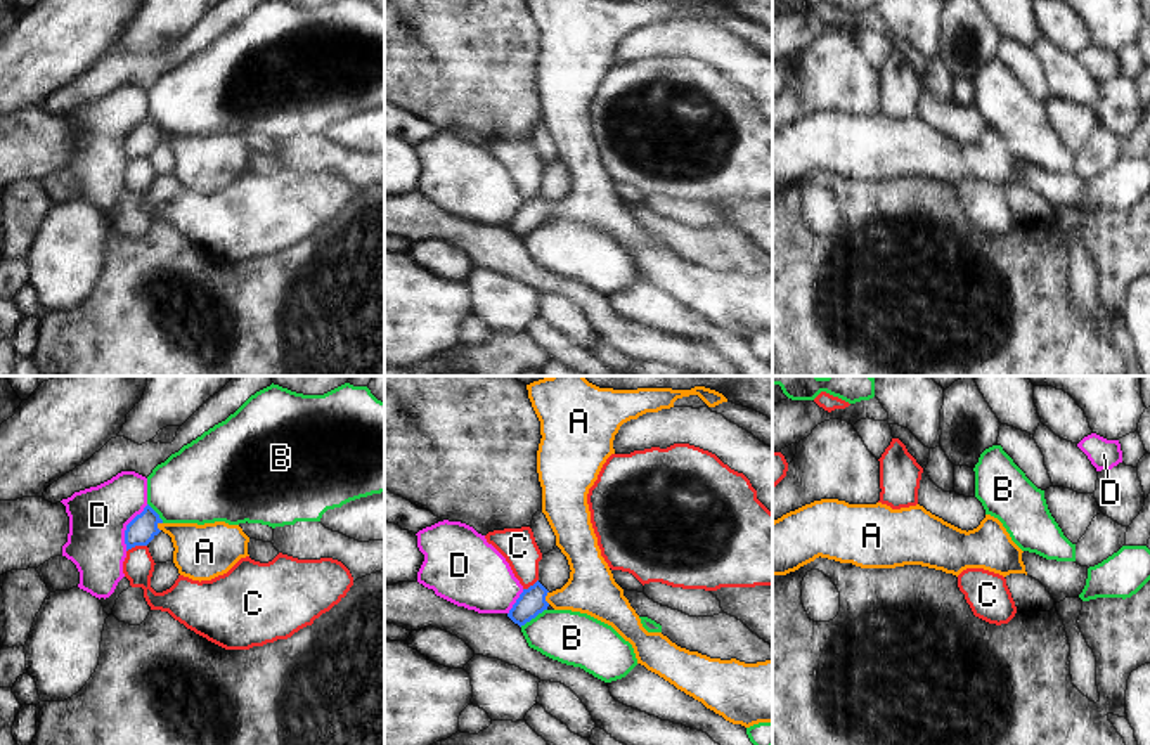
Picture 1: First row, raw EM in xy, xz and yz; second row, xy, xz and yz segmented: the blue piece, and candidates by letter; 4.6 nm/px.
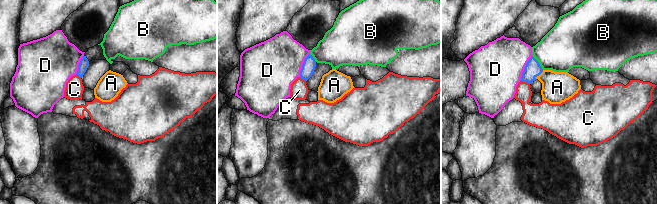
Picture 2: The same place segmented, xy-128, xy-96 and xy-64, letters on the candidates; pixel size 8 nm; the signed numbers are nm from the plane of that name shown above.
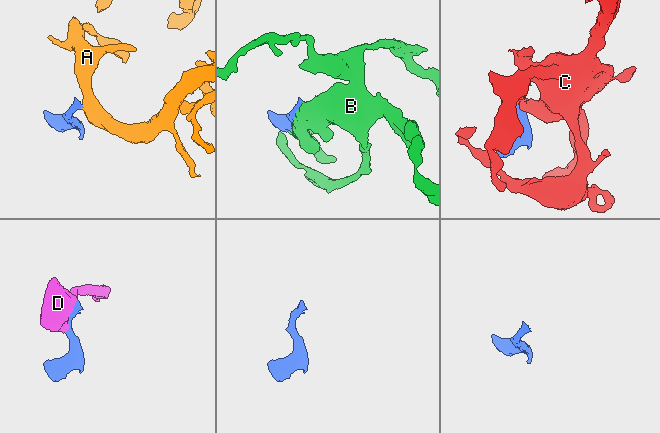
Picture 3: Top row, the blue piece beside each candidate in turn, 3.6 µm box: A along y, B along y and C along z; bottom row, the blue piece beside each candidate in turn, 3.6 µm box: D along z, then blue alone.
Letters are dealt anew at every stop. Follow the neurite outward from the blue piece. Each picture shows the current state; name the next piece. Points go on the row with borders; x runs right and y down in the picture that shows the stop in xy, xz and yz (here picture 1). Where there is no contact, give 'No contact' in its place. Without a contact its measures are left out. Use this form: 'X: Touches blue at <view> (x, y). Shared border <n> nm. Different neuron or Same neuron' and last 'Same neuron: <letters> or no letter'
A: Touches blue at xz (544, 598). Shared border 60 nm. Same neuron
B: Touches blue at xz (532, 617). Shared border 150 nm. Different neuron
C: Touches blue at xy (135, 544). Shared border 100 nm. Different neuron
D: Touches blue at xy (127, 527). Shared border 240 nm. Different neuron
Same neuron: A.

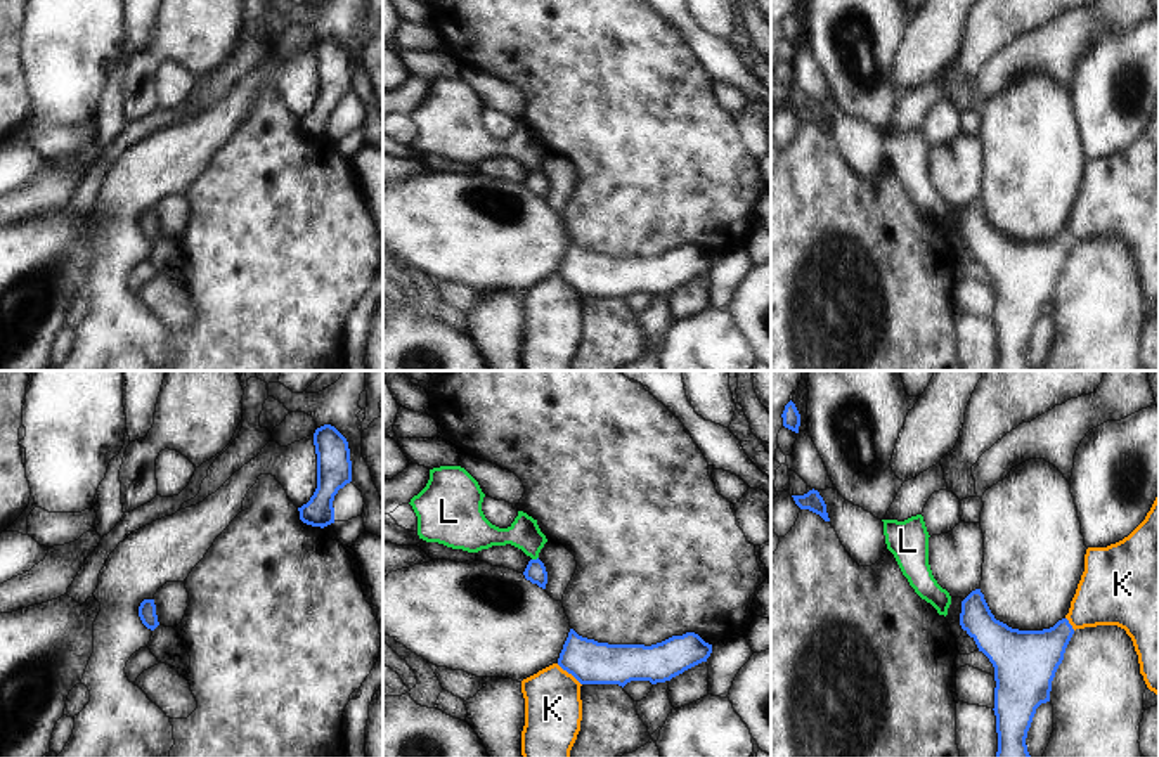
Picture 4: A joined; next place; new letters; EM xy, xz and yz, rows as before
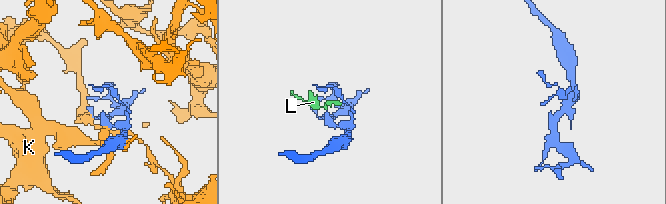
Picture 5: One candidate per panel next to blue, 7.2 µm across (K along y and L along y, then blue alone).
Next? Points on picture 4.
K: Touches blue at xz (569, 672). Shared border 160 nm. Different neuron
L: Touches blue at xz (534, 560). Shared border 40 nm. Same neuron
Same neuron: L.

